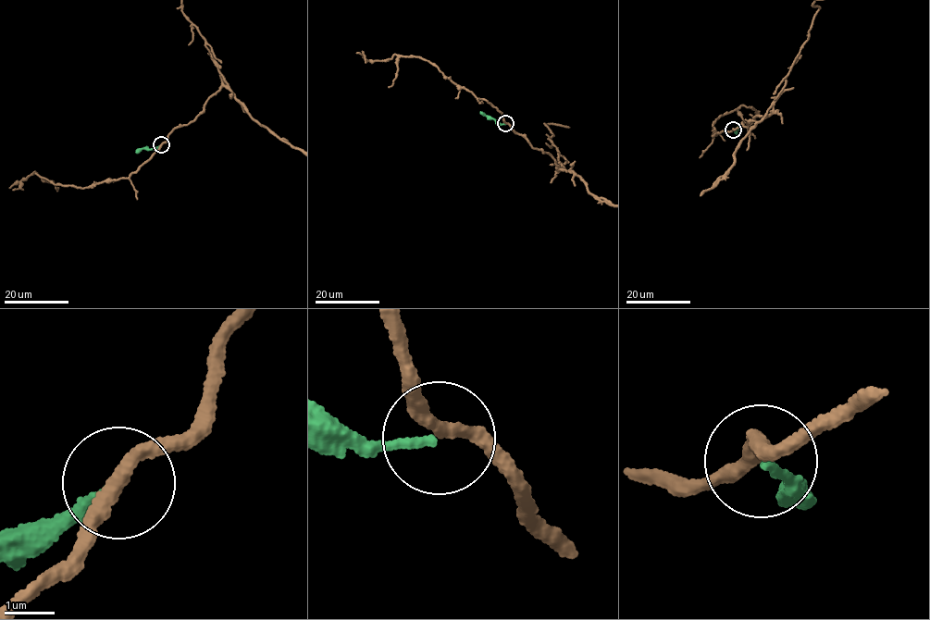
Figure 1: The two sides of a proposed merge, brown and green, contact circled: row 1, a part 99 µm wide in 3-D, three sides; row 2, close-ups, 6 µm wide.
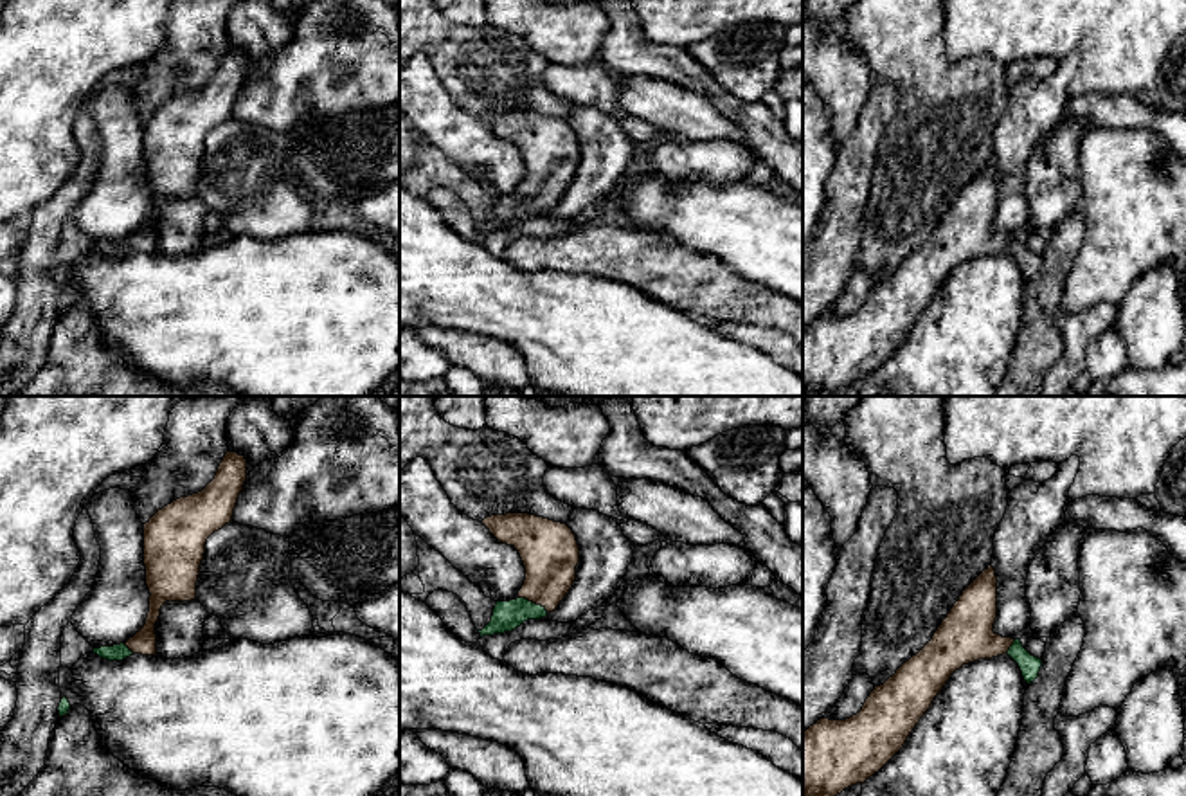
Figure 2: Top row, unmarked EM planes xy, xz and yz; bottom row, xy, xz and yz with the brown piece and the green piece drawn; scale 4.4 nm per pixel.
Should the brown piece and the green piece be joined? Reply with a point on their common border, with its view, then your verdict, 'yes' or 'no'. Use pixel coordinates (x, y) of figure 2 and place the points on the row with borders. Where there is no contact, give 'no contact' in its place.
xz (533, 602) | yes

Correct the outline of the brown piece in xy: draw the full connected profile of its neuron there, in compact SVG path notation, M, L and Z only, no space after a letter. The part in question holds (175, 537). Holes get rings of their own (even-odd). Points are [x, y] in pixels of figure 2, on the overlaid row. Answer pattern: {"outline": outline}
{"outline": "M229 450L202 492L173 501L144 524L146 585L151 594L146 625L126 643L94 648L94 654L108 661L157 656L155 623L162 605L196 600L205 542L232 520L245 481L245 456Z"}

